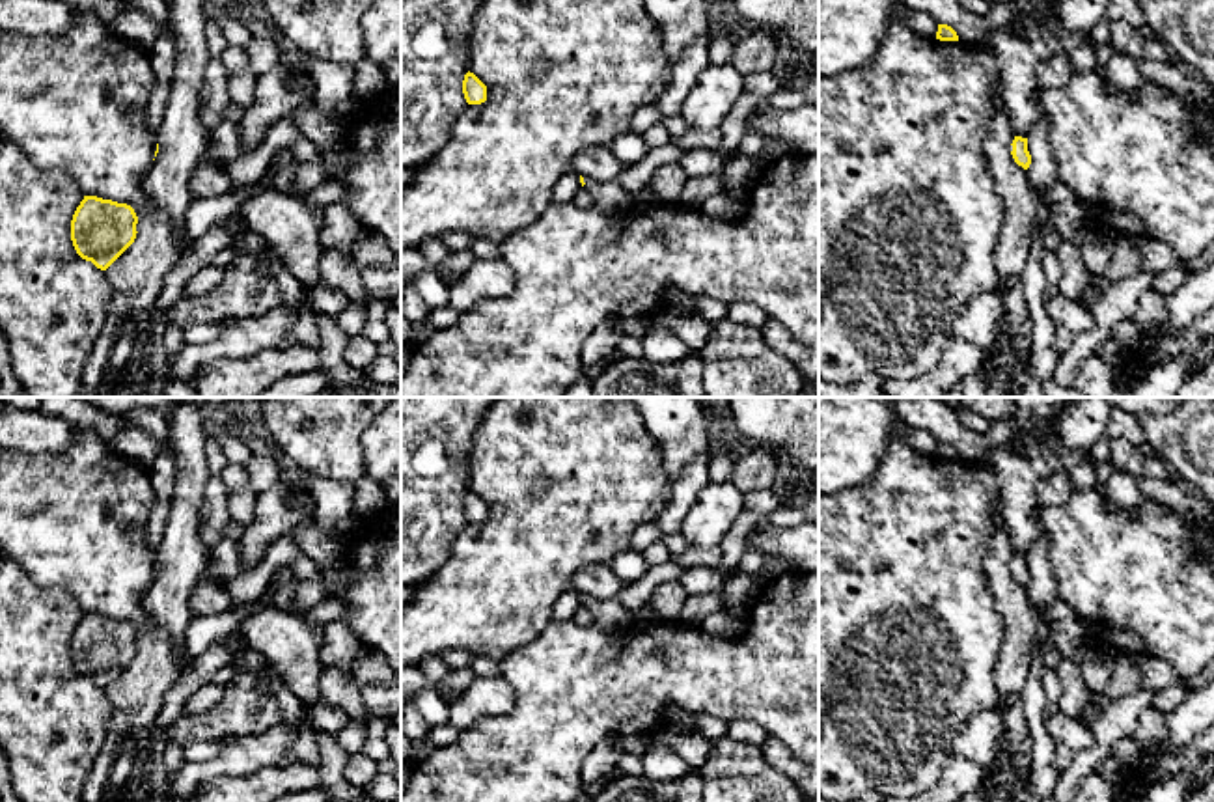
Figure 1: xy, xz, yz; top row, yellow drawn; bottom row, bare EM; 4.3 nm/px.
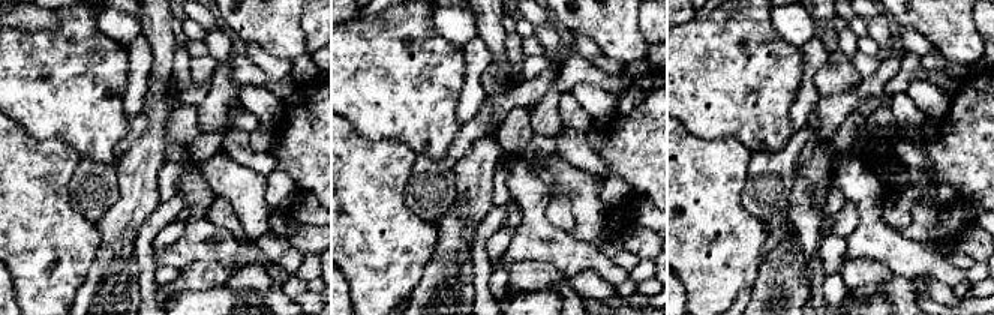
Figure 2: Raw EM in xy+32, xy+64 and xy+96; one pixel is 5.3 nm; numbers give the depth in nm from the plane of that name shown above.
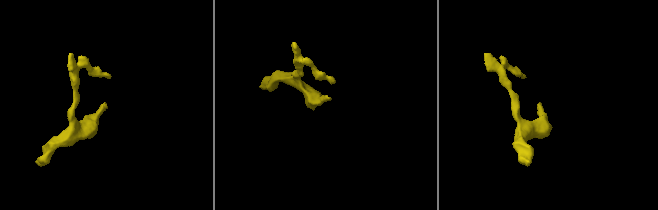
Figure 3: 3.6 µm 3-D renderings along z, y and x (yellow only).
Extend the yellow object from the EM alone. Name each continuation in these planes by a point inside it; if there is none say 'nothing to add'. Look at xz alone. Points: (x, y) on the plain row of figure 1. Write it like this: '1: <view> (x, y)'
1: xz (608, 614)

